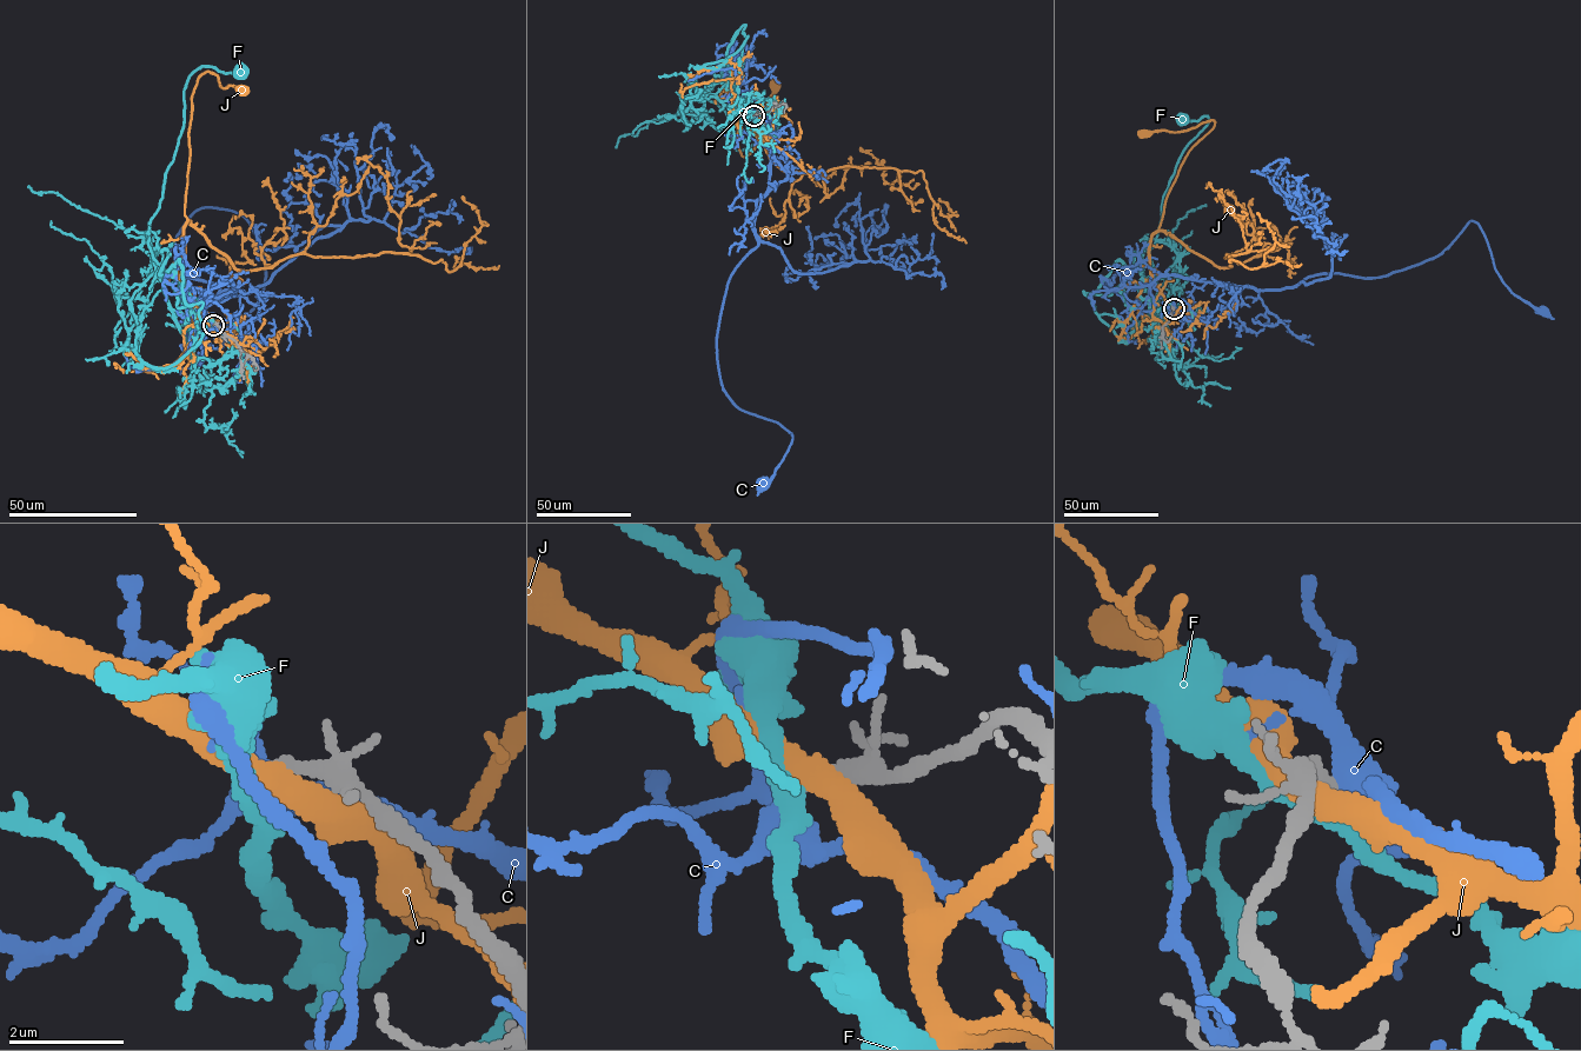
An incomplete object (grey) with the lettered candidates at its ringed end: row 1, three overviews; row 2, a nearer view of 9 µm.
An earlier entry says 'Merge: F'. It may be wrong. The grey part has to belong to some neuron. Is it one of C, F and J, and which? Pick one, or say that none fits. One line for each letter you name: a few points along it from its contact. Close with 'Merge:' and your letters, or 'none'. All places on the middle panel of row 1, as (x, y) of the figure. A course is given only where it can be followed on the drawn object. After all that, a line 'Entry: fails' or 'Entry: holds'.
Merge: none
Entry: fails

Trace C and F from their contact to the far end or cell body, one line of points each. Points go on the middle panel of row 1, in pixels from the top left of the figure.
C: (754, 115), (788, 175), (757, 201), (758, 245), (729, 280), (717, 361), (735, 404), (791, 434), (763, 484)
F: (754, 115), (733, 93), (722, 101), (706, 91), (706, 99), (731, 120), (737, 150), (761, 141), (774, 125)

